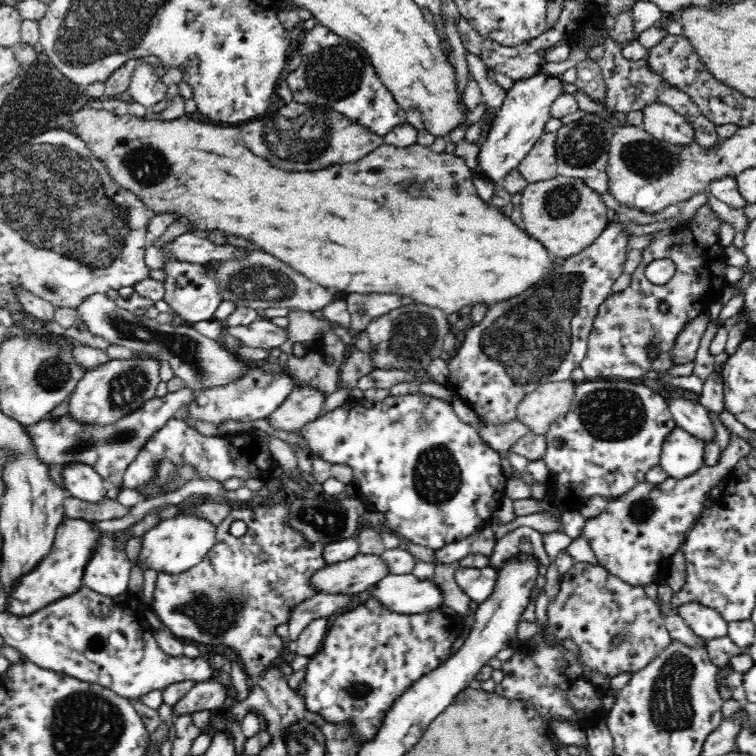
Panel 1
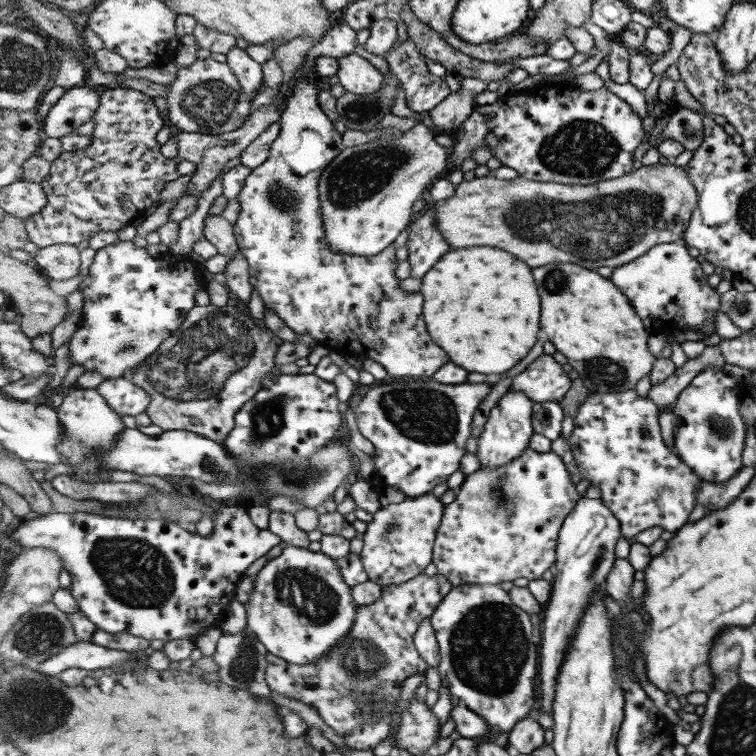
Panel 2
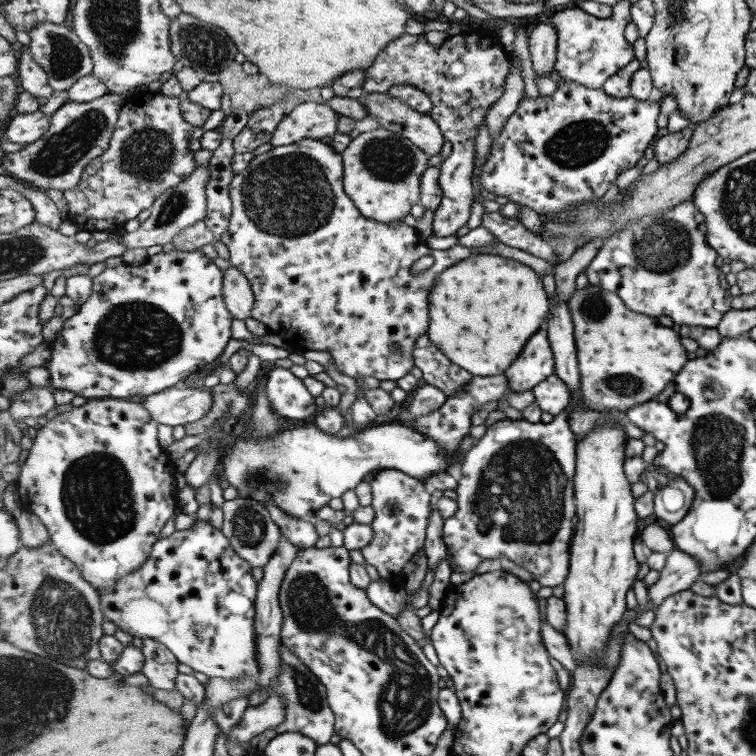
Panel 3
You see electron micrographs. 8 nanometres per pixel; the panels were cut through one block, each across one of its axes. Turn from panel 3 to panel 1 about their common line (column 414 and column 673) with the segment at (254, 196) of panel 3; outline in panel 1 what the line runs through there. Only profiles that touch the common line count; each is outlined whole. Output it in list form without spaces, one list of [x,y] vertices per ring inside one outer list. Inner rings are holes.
[[[705,203],[683,223],[656,231],[650,244],[642,249],[641,262],[632,273],[630,284],[621,292],[612,293],[599,306],[587,355],[579,364],[586,380],[641,381],[651,370],[668,372],[678,366],[672,357],[676,340],[694,318],[715,314],[721,306],[720,298],[730,284],[724,274],[727,265],[720,226],[720,216]],[[654,260],[670,260],[674,264],[674,276],[666,284],[654,284],[646,278],[645,268]],[[663,303],[668,304],[669,312],[660,311],[659,306]],[[652,344],[659,348],[659,354],[653,360],[648,353]]]

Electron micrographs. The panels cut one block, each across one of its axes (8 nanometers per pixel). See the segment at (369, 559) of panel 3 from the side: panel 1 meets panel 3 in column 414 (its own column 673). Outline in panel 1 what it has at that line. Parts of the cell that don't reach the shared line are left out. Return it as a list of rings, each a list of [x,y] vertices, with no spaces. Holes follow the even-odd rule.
[[[732,434],[718,464],[704,464],[688,476],[669,476],[658,484],[644,480],[622,496],[611,498],[598,516],[584,520],[582,532],[594,552],[596,564],[626,584],[642,589],[666,580],[670,560],[685,542],[696,515],[702,512],[706,494],[751,450],[745,440]]]

